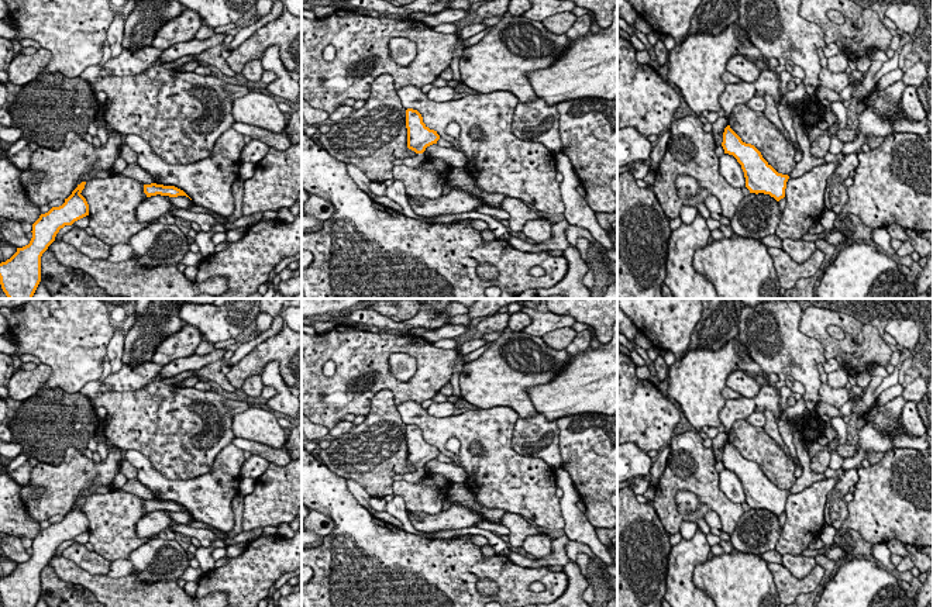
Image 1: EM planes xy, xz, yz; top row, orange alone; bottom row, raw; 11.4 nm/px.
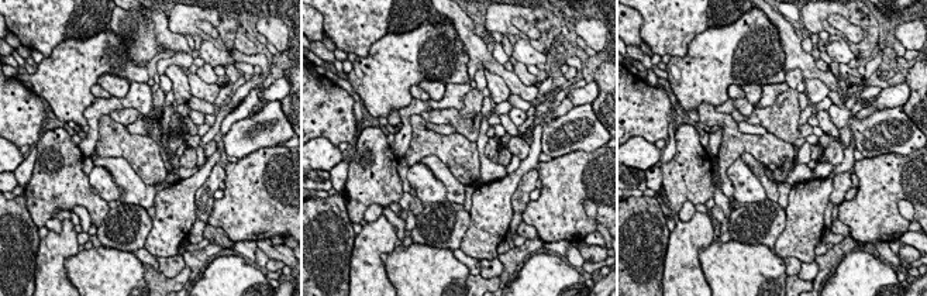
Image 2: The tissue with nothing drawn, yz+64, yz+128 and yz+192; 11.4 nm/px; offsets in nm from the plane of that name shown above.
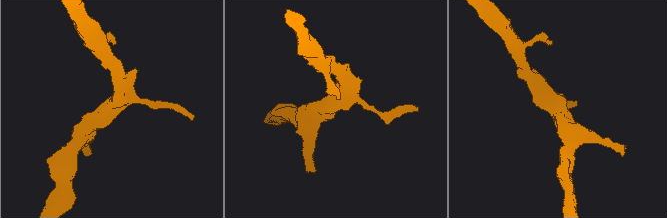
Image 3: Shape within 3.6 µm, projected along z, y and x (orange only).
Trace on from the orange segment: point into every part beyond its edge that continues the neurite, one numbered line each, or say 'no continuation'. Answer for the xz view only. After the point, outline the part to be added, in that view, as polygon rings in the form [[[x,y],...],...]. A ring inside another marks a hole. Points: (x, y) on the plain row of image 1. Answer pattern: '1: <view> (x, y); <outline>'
1: xz (416, 476); [[[417,469],[414,472],[409,472],[403,475],[403,480],[409,483],[420,483],[420,480],[424,477],[426,470],[424,469]]]

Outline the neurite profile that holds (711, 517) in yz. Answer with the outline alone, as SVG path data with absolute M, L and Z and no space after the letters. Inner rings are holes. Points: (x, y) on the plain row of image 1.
M708 511L703 518L708 522L708 525L710 527L710 534L712 535L722 535L723 525L722 525L722 520L717 515L717 513Z

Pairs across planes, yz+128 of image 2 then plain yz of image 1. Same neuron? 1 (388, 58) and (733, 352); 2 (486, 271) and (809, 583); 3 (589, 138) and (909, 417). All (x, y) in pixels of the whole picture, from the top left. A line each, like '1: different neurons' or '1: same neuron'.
1: same neuron
2: different neurons
3: same neuron

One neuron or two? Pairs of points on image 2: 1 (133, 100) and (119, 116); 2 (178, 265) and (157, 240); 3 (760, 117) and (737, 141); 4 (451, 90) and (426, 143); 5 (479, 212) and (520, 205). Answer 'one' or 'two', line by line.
1: two
2: two
3: two
4: two
5: two

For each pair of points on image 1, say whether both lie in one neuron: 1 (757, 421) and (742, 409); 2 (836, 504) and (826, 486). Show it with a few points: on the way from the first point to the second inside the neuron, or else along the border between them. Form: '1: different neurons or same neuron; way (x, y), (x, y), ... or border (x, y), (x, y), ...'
1: different neurons; border (761, 410), (754, 410), (746, 420)
2: different neurons; border (837, 482), (828, 495), (825, 523)

